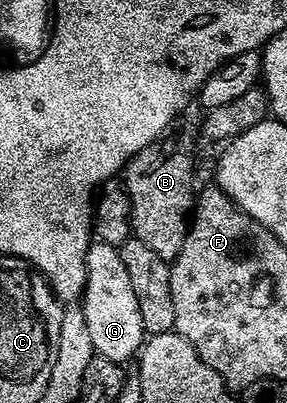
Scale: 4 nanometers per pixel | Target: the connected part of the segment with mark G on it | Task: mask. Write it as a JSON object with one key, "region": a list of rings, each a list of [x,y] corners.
{"region":[[[100,242],[90,243],[85,265],[85,293],[81,296],[79,307],[85,315],[87,331],[91,333],[91,346],[96,355],[124,365],[125,360],[132,361],[140,353],[141,345],[147,339],[143,318],[139,314],[139,302],[135,299],[135,289],[127,275],[127,266],[123,266],[118,245]]]}

